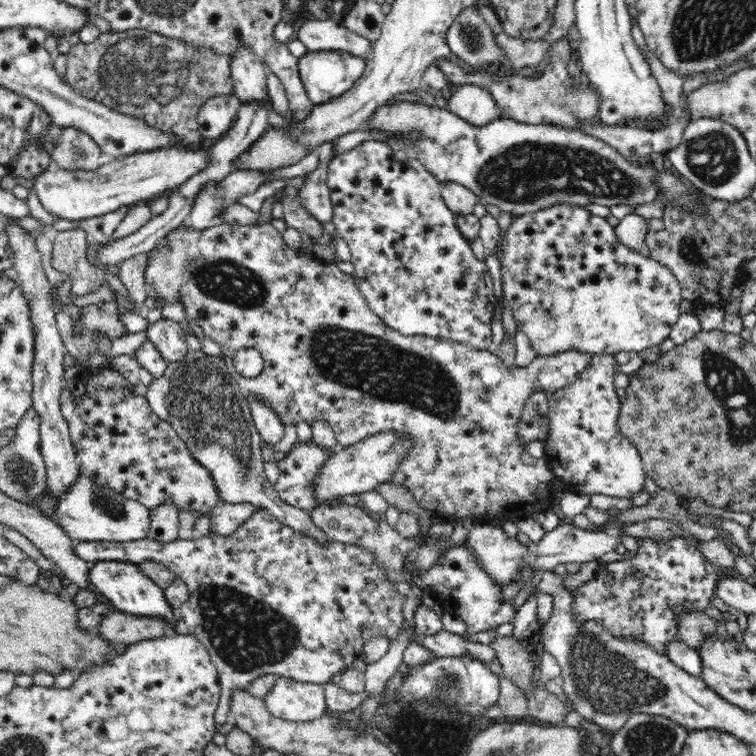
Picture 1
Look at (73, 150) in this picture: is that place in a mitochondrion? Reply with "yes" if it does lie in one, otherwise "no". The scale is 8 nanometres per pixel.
yes

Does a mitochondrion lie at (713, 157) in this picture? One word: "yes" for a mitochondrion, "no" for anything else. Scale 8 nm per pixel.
yes

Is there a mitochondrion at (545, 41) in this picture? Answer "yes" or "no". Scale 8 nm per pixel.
no

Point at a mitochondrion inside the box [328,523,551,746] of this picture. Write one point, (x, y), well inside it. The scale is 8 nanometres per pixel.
(449, 685)

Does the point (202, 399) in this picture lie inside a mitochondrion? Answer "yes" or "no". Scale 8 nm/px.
yes

